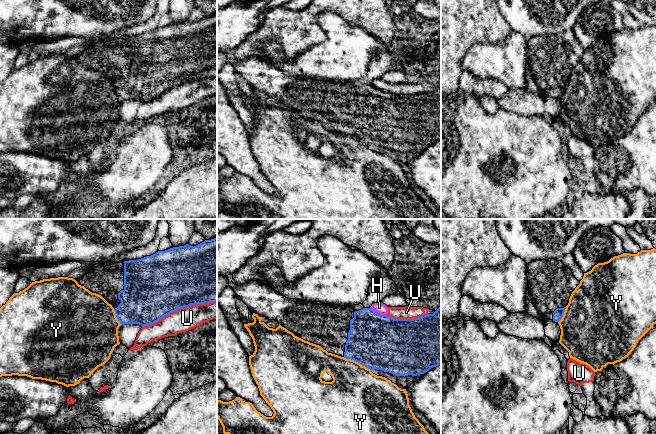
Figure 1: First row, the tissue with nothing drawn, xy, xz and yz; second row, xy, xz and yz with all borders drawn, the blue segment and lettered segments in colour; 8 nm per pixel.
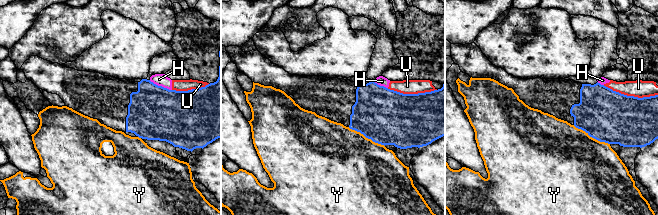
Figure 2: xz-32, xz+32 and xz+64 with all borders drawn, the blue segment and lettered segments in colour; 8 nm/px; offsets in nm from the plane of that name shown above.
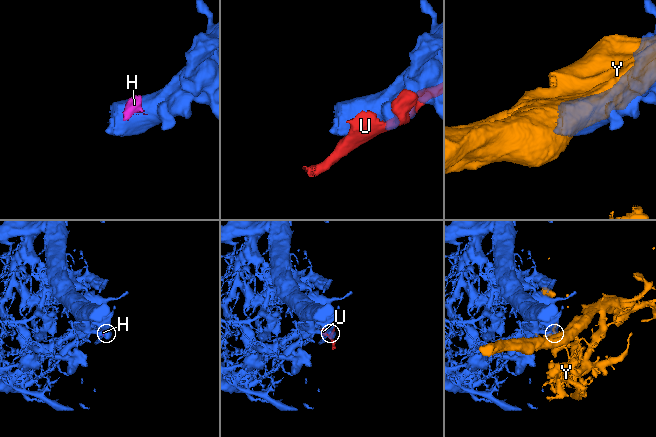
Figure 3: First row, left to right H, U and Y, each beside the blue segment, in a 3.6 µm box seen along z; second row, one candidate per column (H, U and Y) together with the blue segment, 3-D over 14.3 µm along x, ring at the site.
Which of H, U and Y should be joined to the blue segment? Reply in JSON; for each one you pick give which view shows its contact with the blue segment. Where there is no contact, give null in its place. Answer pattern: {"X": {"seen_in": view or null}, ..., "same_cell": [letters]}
{"same_cell": []}

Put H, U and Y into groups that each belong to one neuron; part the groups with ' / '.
H U / Y

